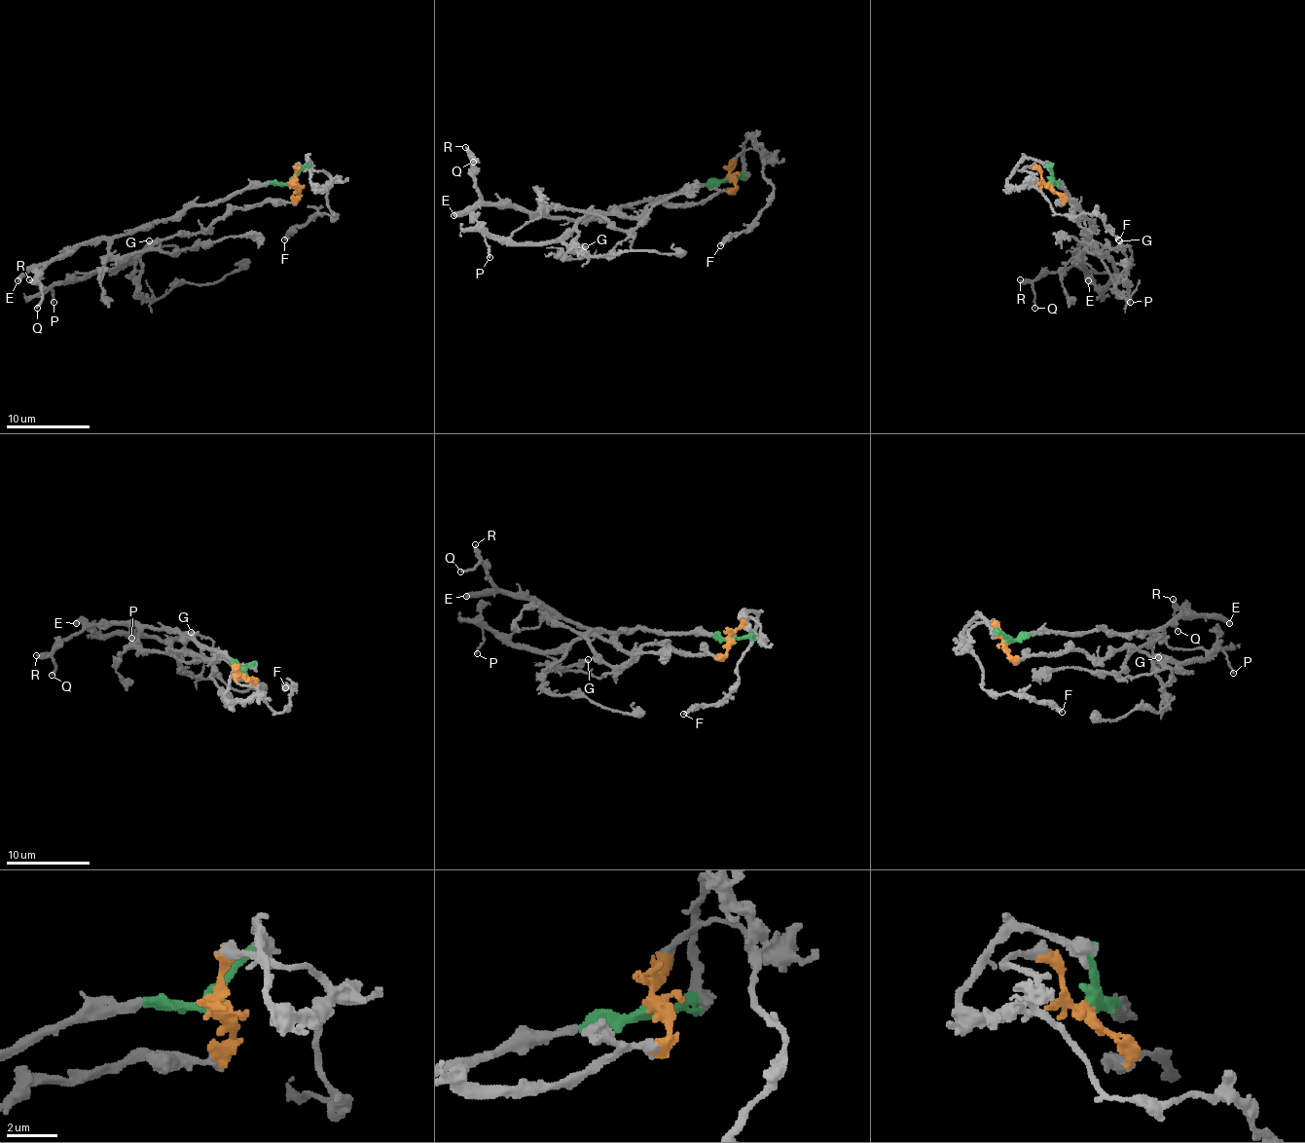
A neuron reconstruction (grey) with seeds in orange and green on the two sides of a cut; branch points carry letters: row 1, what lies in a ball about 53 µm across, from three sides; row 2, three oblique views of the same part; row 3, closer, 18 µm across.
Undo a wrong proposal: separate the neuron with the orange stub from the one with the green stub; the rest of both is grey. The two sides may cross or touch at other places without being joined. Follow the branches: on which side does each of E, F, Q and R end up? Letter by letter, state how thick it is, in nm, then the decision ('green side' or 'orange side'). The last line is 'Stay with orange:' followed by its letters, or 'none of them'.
E: 500 nm thick; green side
F: 240 nm thick; green side
Q: 190 nm thick; green side
R: 360 nm thick; green side
Stay with orange: none of them

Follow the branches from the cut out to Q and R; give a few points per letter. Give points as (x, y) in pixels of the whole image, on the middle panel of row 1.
Q: (729, 177), (577, 220), (489, 205), (474, 184), (472, 161)
R: (729, 177), (626, 202), (597, 218), (533, 215), (489, 205), (481, 197), (466, 146)

